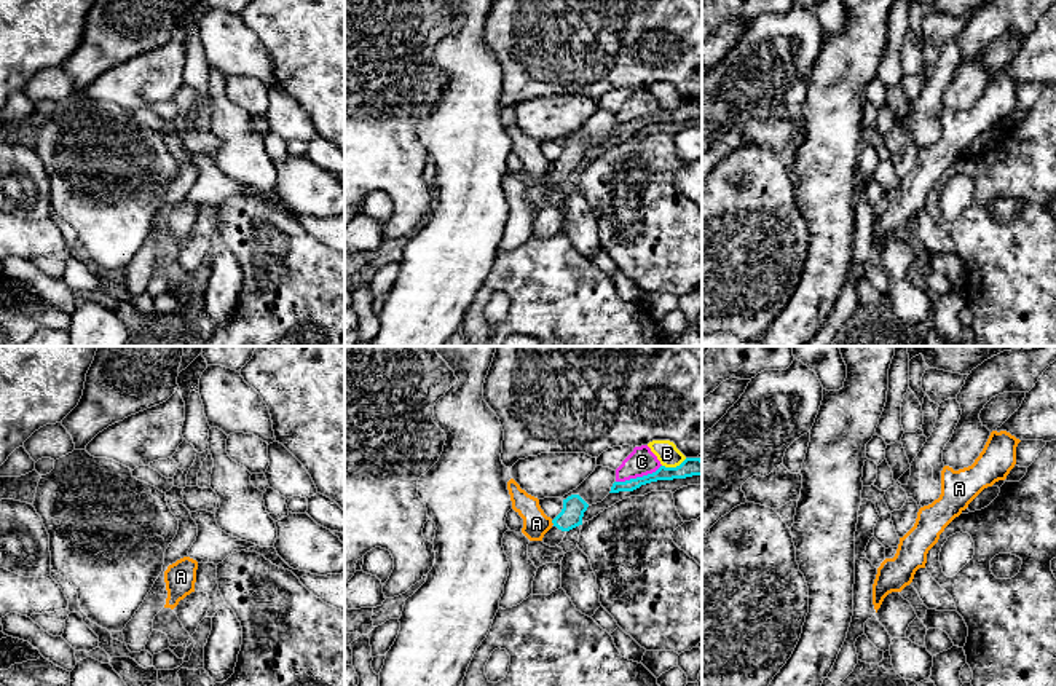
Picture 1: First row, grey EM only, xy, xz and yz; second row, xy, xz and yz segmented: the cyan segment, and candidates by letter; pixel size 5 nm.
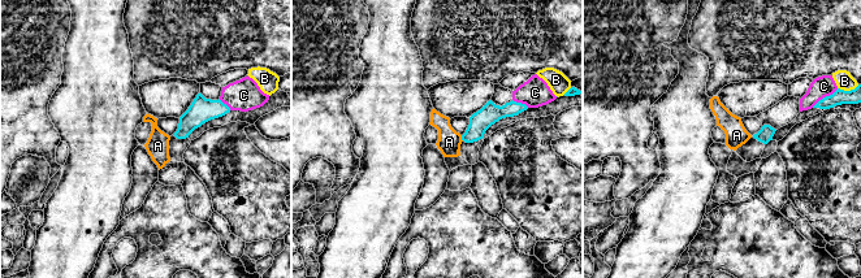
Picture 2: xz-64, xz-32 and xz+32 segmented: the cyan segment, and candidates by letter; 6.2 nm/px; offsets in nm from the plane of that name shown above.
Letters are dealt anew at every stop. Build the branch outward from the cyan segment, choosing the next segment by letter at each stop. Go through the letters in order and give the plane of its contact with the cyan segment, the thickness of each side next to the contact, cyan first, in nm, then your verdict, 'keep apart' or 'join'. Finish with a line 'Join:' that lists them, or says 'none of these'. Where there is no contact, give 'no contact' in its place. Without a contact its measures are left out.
A: xz | 120/140 nm | keep apart
B: xz | 100/110 nm | keep apart
C: xz | 80/140 nm | keep apart
Join: none of these

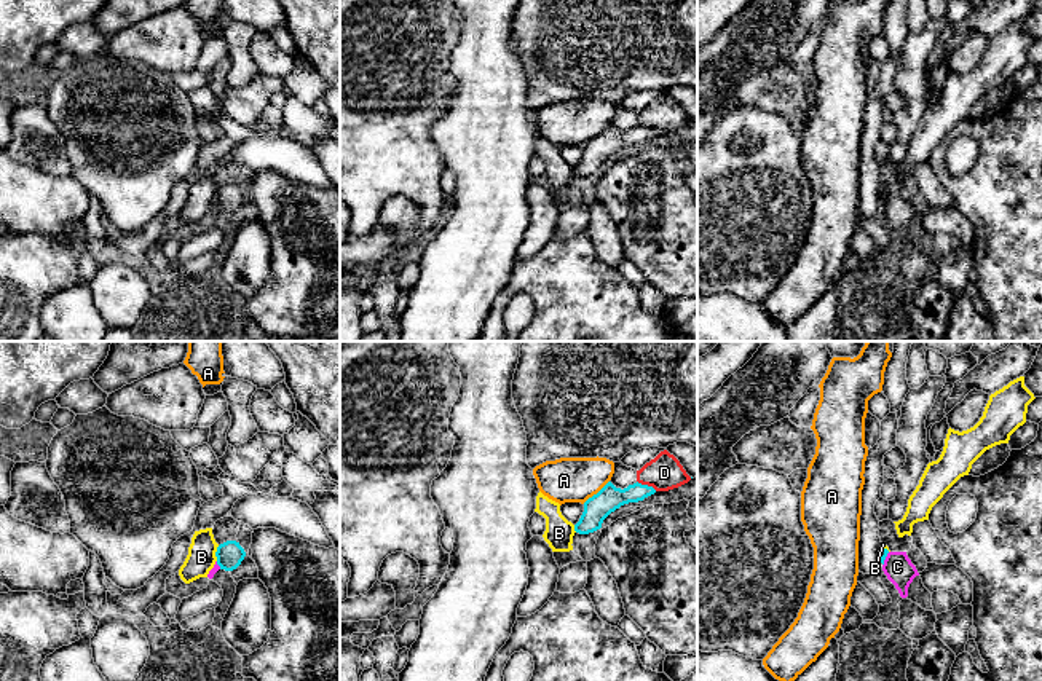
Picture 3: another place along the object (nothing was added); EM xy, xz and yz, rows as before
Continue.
A: xz | 130/220 nm | keep apart
B: xy | 140/140 nm | keep apart
C: yz | 50/150 nm | join
D: xz | 130/180 nm | keep apart
Join: C

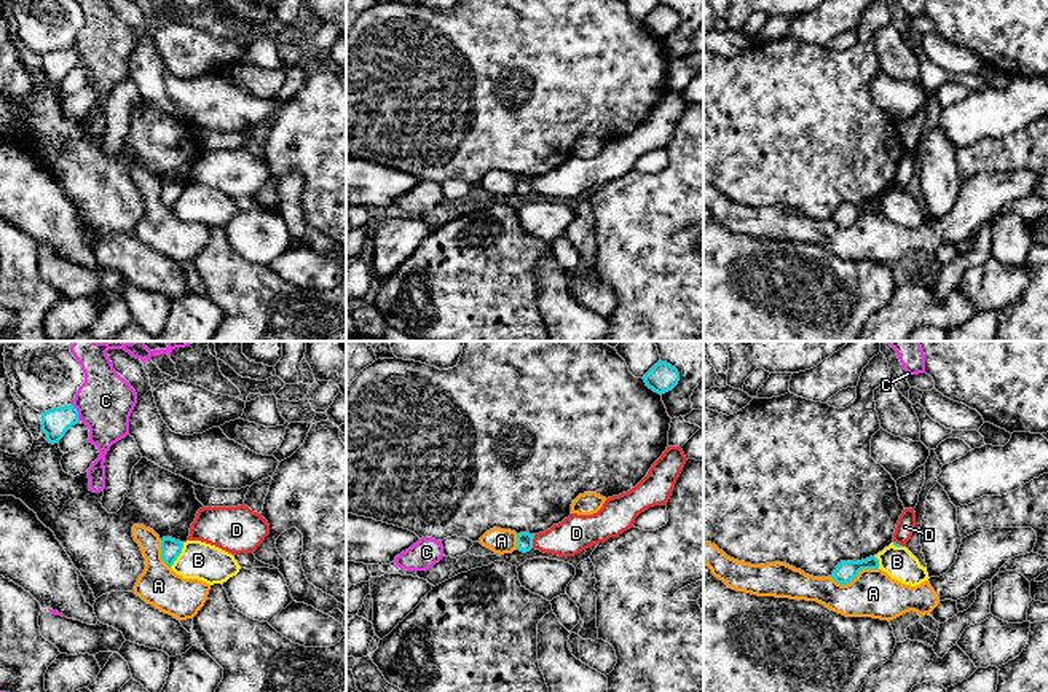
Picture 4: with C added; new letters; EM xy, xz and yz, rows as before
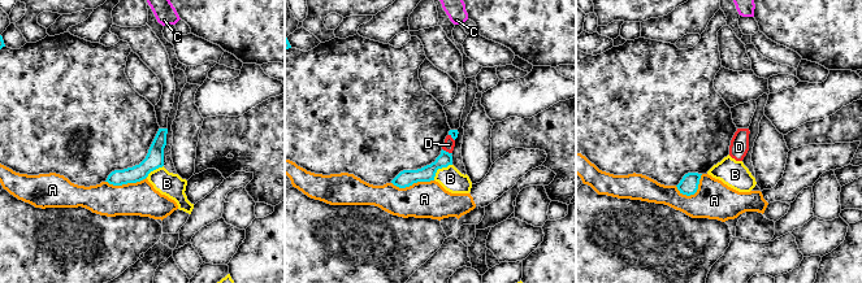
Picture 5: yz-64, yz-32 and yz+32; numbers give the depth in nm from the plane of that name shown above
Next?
A: yz | 110/240 nm | keep apart
B: xy | 100/190 nm | keep apart
C: xy | 140/280 nm | keep apart
D: xz | 80/190 nm | keep apart
Join: none of these

